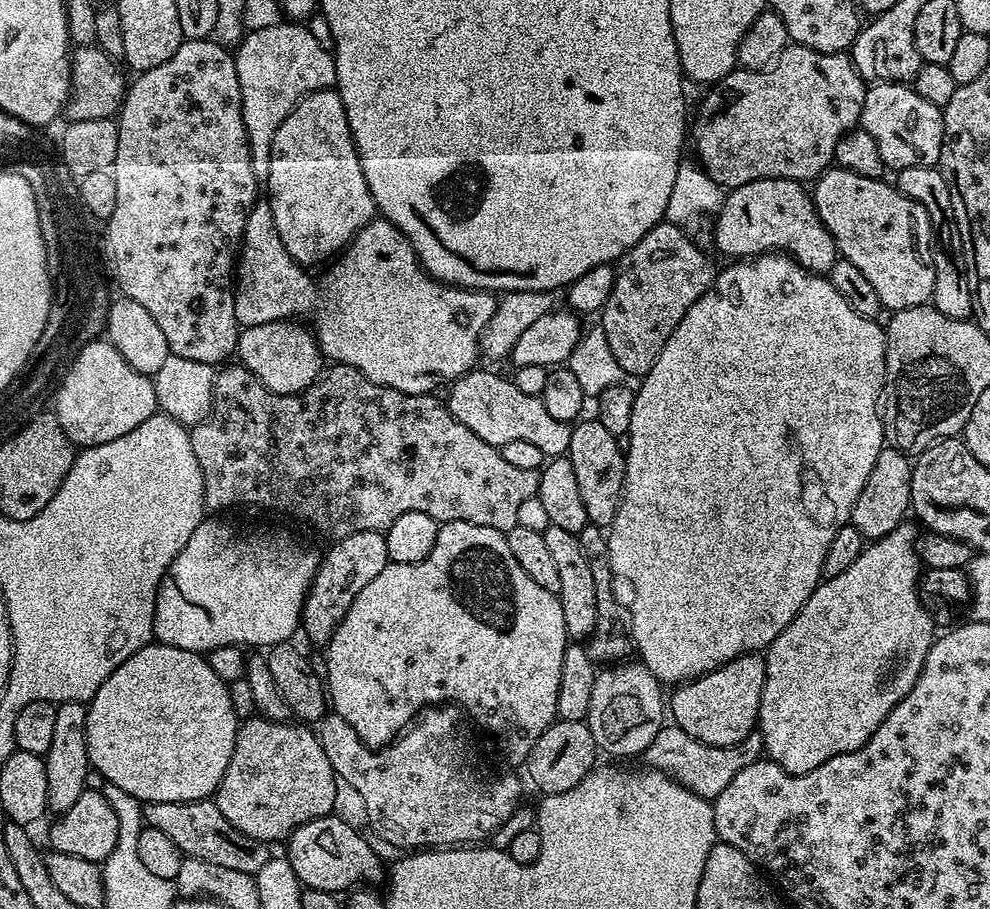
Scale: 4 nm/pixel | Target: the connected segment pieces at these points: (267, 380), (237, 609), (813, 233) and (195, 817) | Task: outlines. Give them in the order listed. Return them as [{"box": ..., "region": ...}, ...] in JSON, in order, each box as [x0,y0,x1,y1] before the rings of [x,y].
[{"box":[235,320,322,394],"region":[[[296,320],[266,322],[262,326],[240,328],[235,355],[268,392],[294,394],[306,391],[322,371],[322,357],[316,338],[303,323]]]},{"box":[153,519,317,654],"region":[[[223,519],[201,520],[194,534],[190,534],[190,542],[182,546],[178,558],[174,558],[164,573],[160,589],[156,591],[153,637],[166,646],[201,654],[231,644],[267,650],[274,644],[291,641],[302,624],[304,599],[308,597],[308,588],[316,576],[317,553],[276,536],[243,536],[220,520]]]},{"box":[714,178,838,274],"region":[[[774,178],[746,182],[746,186],[731,189],[724,197],[724,204],[714,216],[714,245],[728,258],[751,258],[765,254],[780,253],[792,257],[809,274],[827,274],[838,258],[836,243],[830,230],[816,212],[809,189],[799,180]]]},{"box":[143,798,270,876],"region":[[[212,798],[144,804],[143,816],[147,827],[166,834],[166,838],[170,838],[170,842],[174,842],[174,846],[178,846],[178,850],[183,852],[187,858],[198,858],[202,862],[214,862],[214,866],[226,866],[229,870],[242,870],[242,874],[251,876],[255,876],[258,870],[262,870],[262,866],[266,866],[266,862],[270,858],[269,845],[263,840],[255,840],[242,834],[242,830],[234,830],[234,826],[230,826],[230,822],[226,822],[226,818],[222,818],[222,810],[218,810],[216,801]]]}]

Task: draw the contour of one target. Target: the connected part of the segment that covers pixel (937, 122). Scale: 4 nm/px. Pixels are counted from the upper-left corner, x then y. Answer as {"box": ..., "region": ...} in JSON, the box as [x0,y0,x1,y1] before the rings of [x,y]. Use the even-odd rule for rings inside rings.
{"box":[859,83,944,170],"region":[[[873,83],[864,93],[859,127],[866,134],[870,134],[874,142],[878,142],[878,154],[882,154],[885,169],[899,170],[915,164],[925,164],[931,168],[939,165],[944,141],[943,111],[938,106],[934,106],[934,102],[926,102],[926,98],[922,98],[916,92],[915,87],[907,83]]]}

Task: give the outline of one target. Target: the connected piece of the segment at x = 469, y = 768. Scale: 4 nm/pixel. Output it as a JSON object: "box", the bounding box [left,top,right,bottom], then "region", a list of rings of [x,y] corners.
{"box":[318,704,522,850],"region":[[[455,704],[429,706],[416,717],[411,727],[400,733],[397,739],[377,749],[367,748],[362,742],[362,738],[358,738],[358,734],[354,734],[354,726],[350,726],[350,722],[346,722],[346,718],[335,714],[325,714],[318,722],[318,735],[322,742],[322,750],[326,750],[326,758],[330,758],[330,766],[336,771],[339,779],[345,780],[346,783],[358,790],[365,803],[366,814],[368,815],[367,827],[373,828],[374,831],[372,832],[377,837],[388,840],[399,850],[420,850],[425,846],[472,846],[477,842],[487,841],[500,829],[502,822],[506,822],[506,818],[510,818],[510,814],[514,814],[514,810],[521,807],[522,800],[520,800],[520,780],[518,777],[483,776],[468,761],[468,752],[464,749],[464,728],[460,725],[460,716],[462,720],[461,709],[457,708]]]}

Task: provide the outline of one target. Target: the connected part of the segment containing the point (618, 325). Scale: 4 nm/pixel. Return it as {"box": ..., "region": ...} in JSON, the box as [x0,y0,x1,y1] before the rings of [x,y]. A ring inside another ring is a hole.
{"box":[598,222,714,377],"region":[[[661,222],[615,265],[614,286],[604,303],[604,311],[599,313],[598,324],[606,334],[606,342],[610,342],[614,362],[622,366],[625,377],[646,375],[686,310],[702,298],[707,288],[713,287],[714,267],[700,248],[703,247],[681,225]]]}

